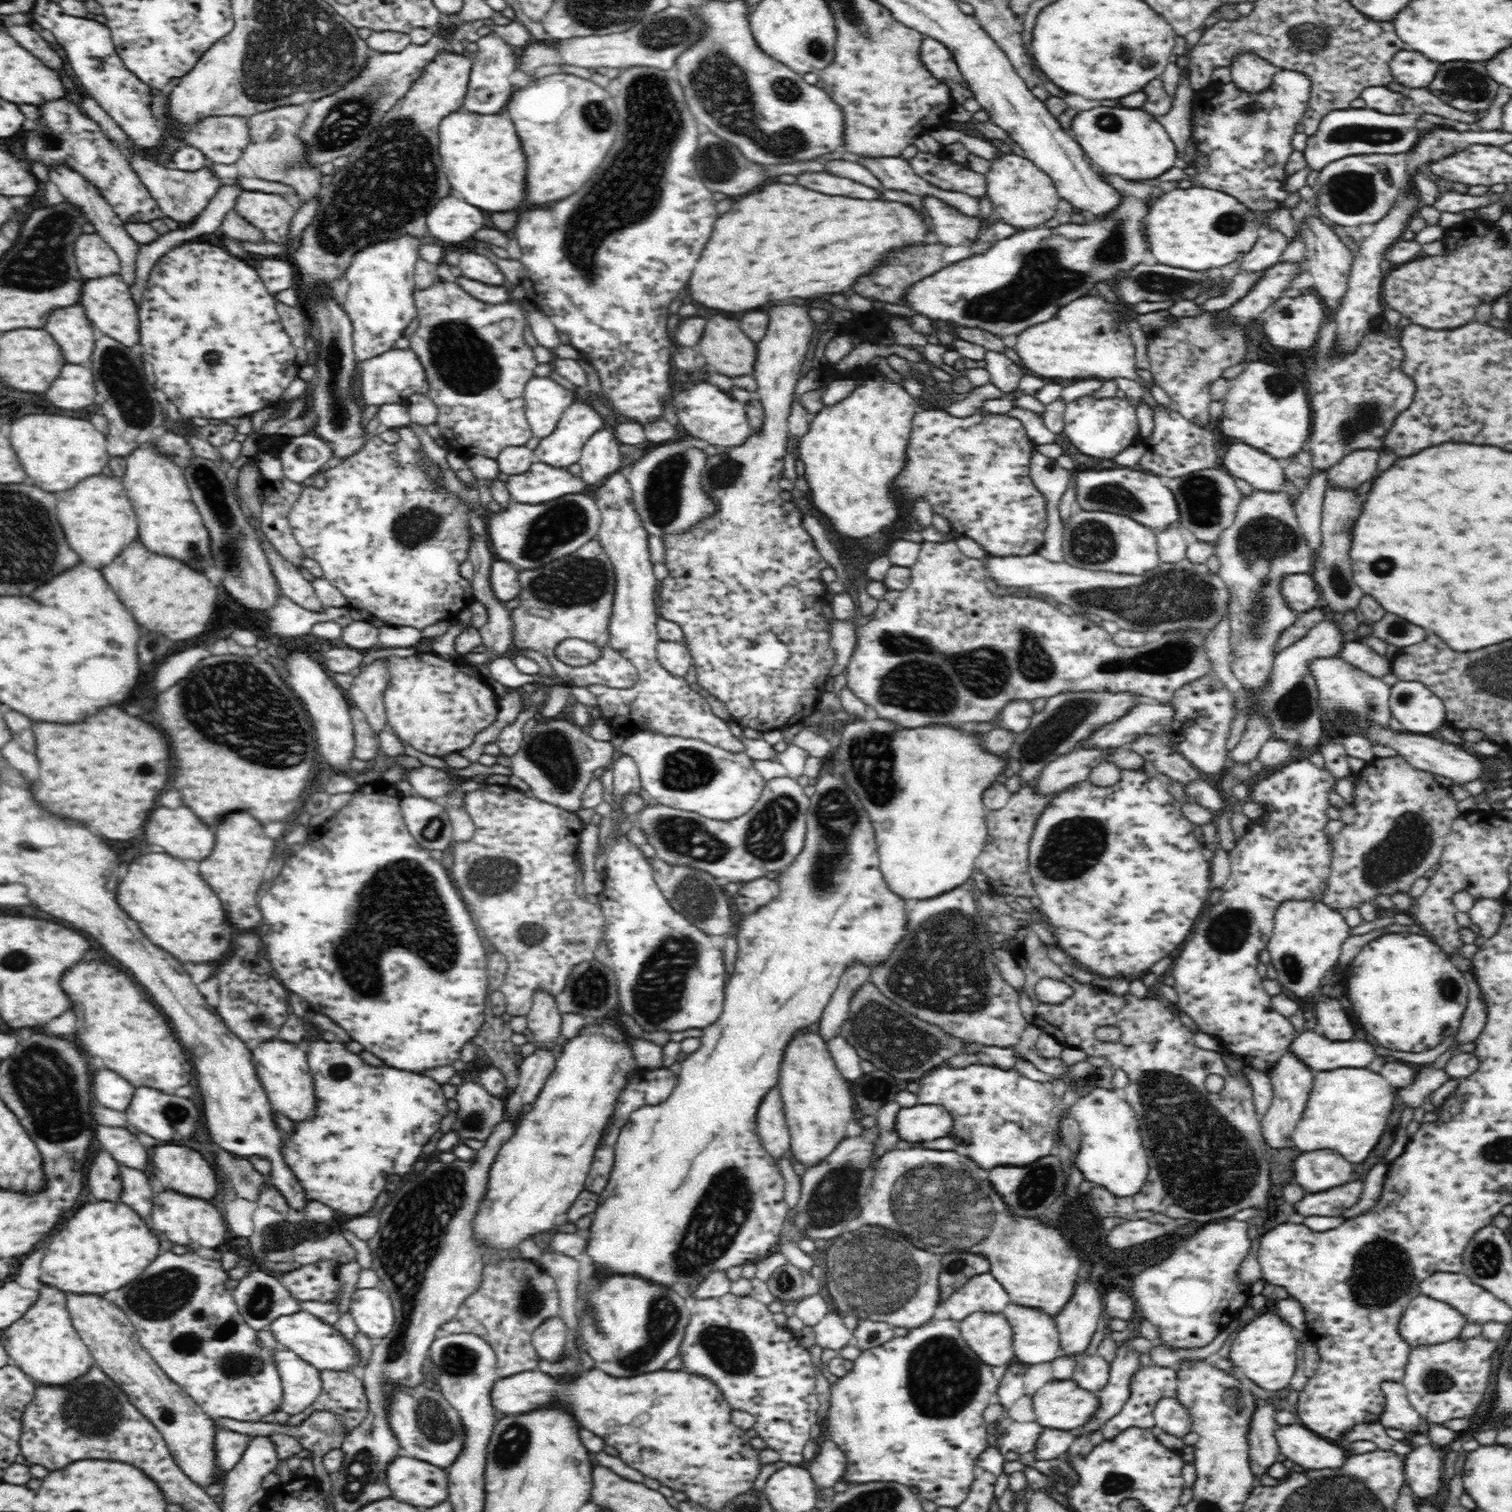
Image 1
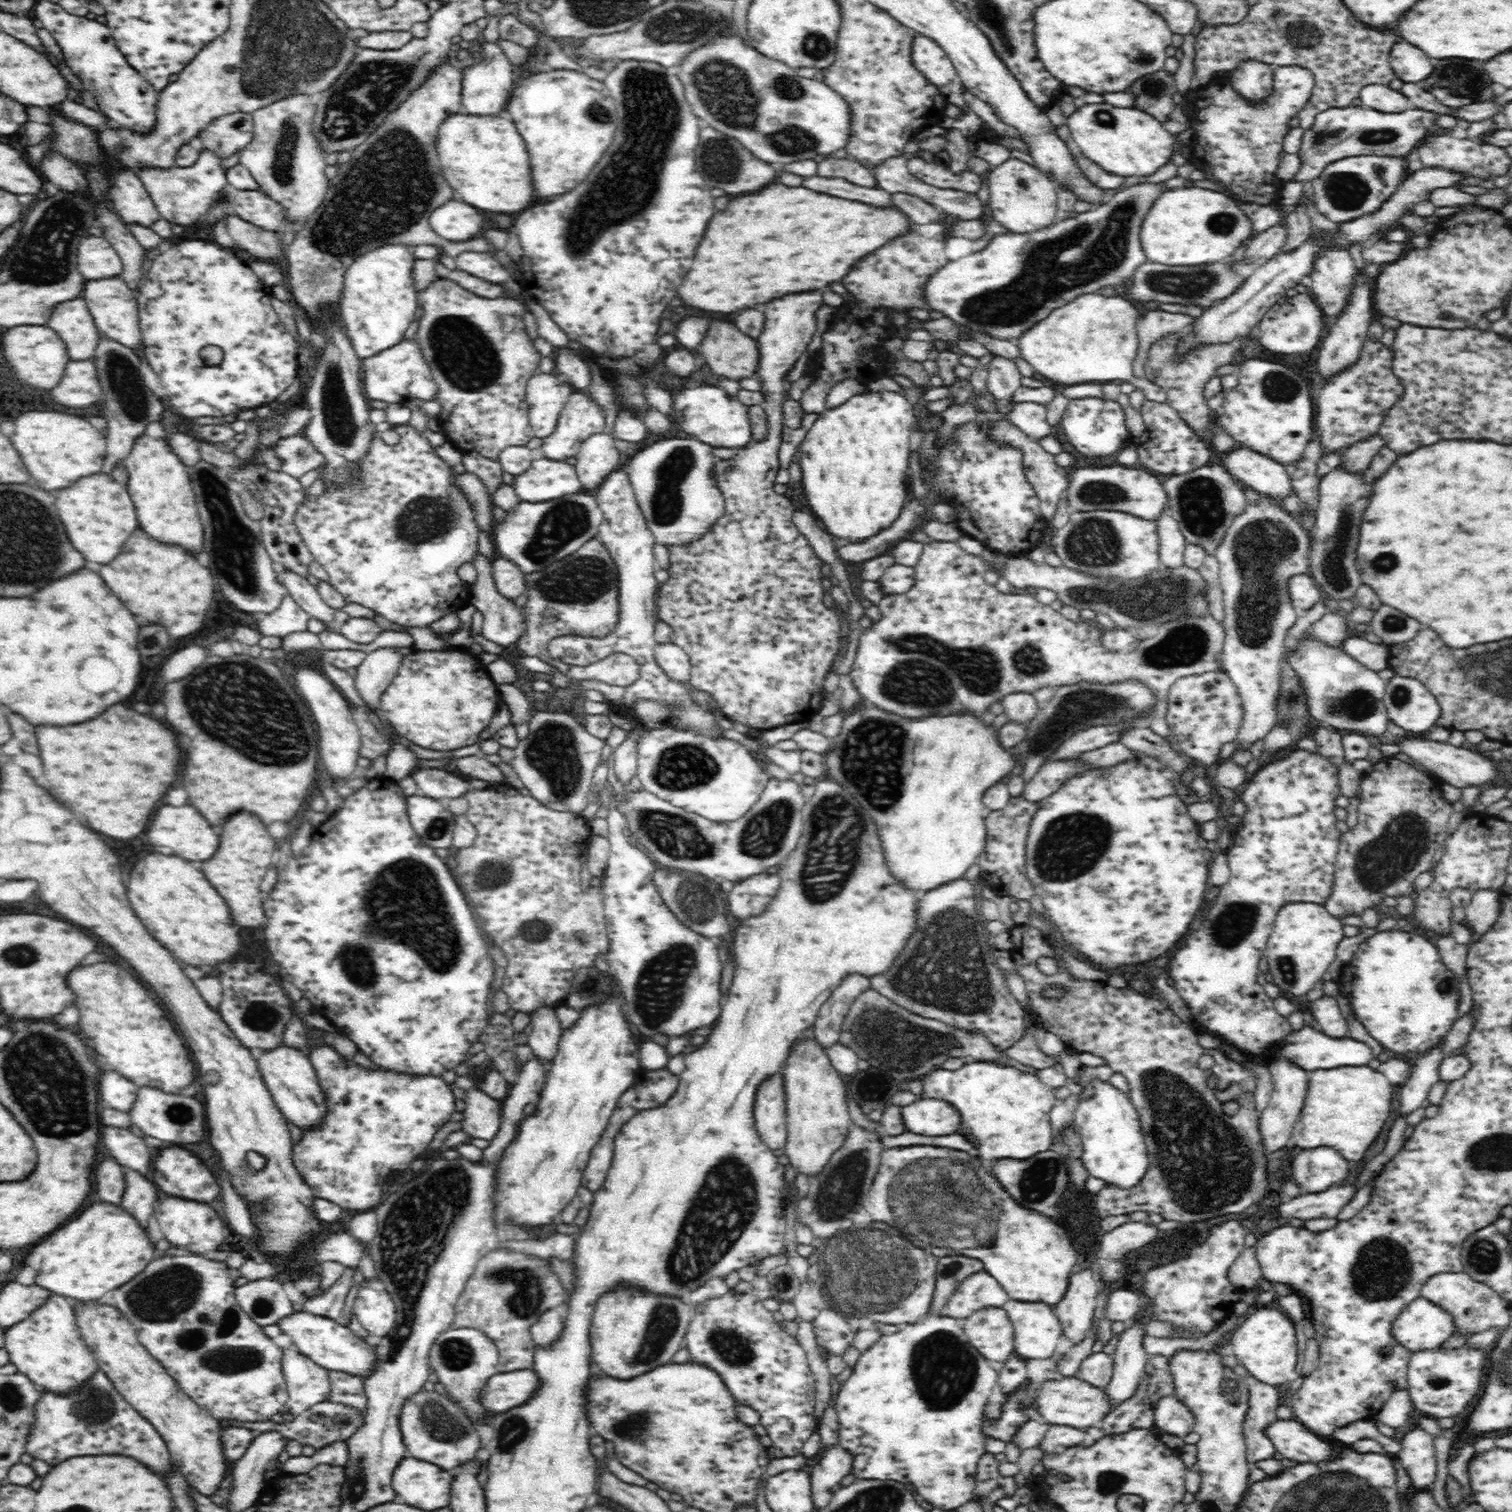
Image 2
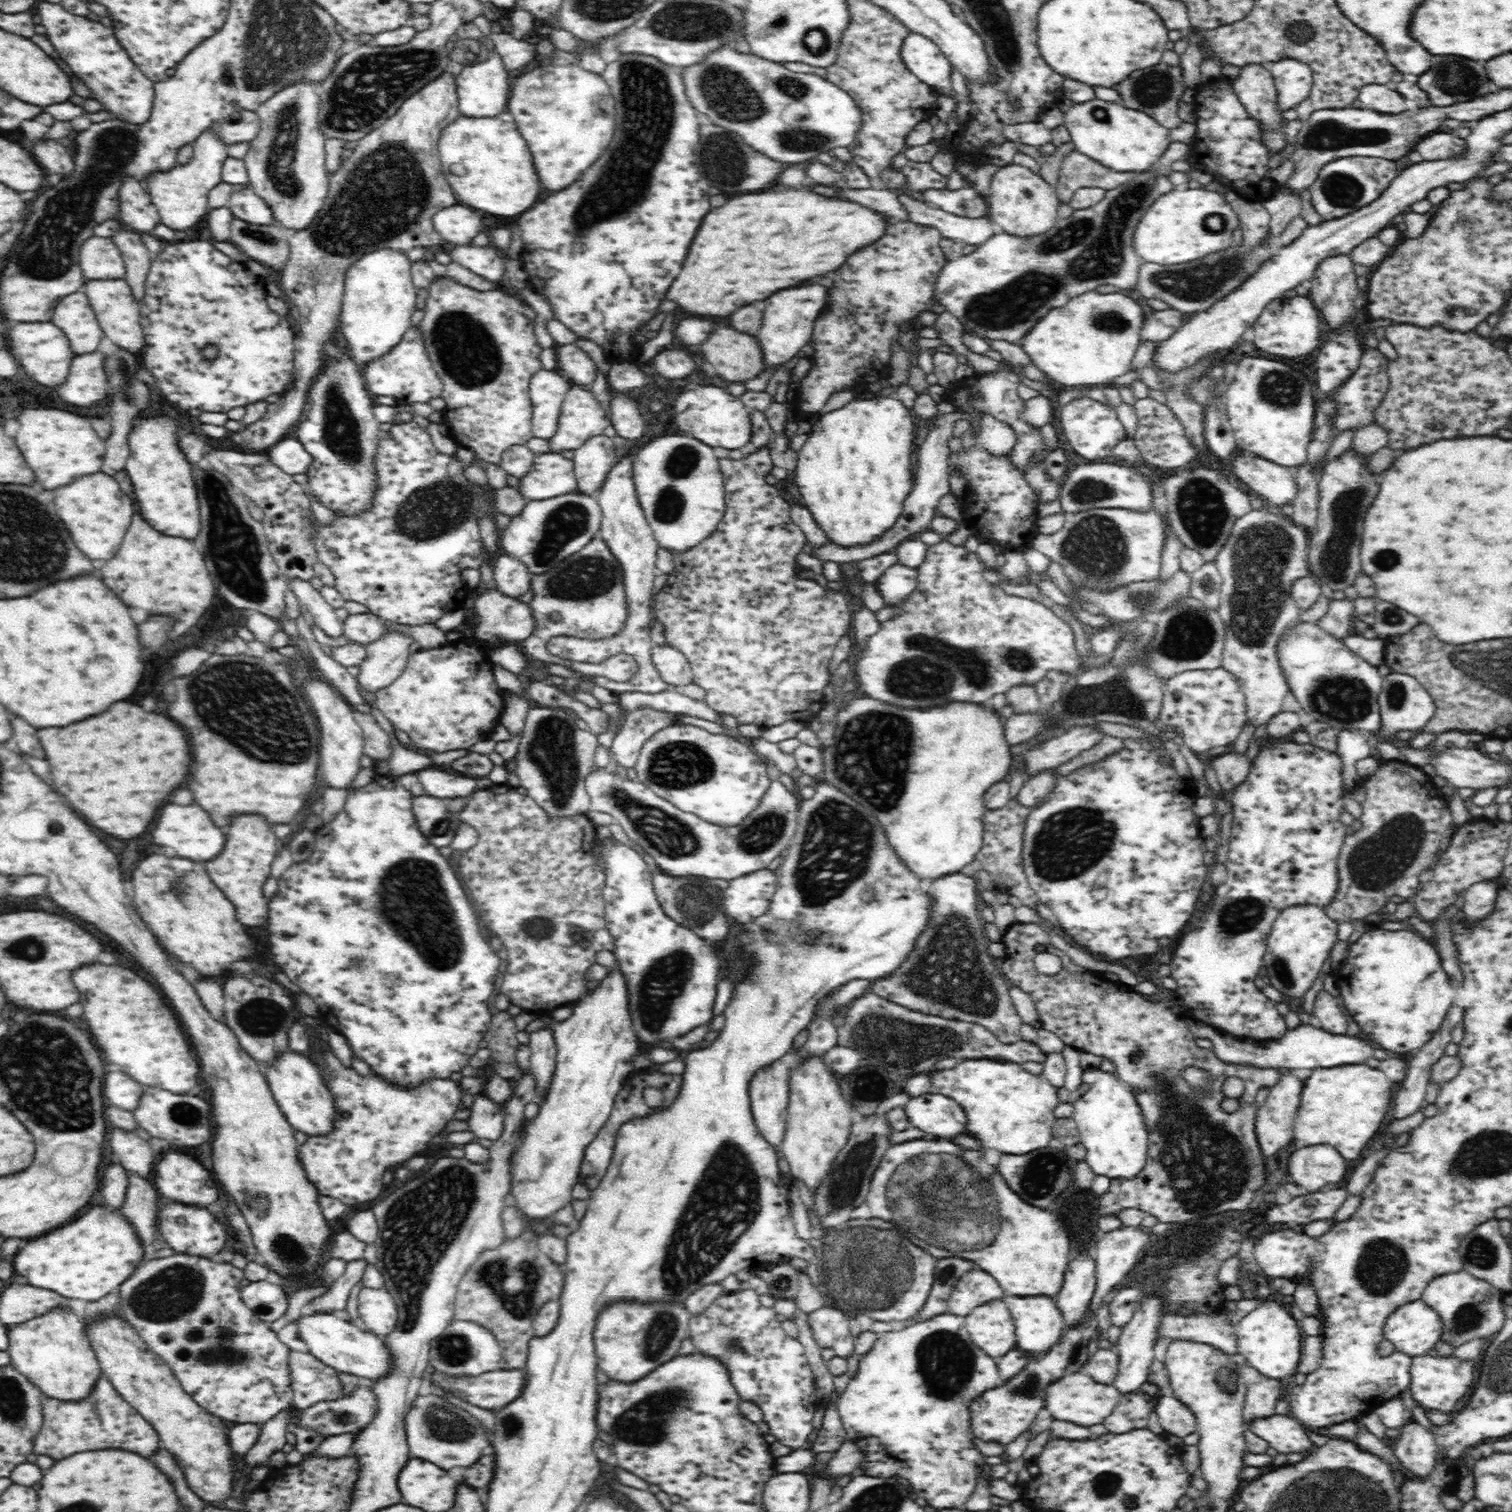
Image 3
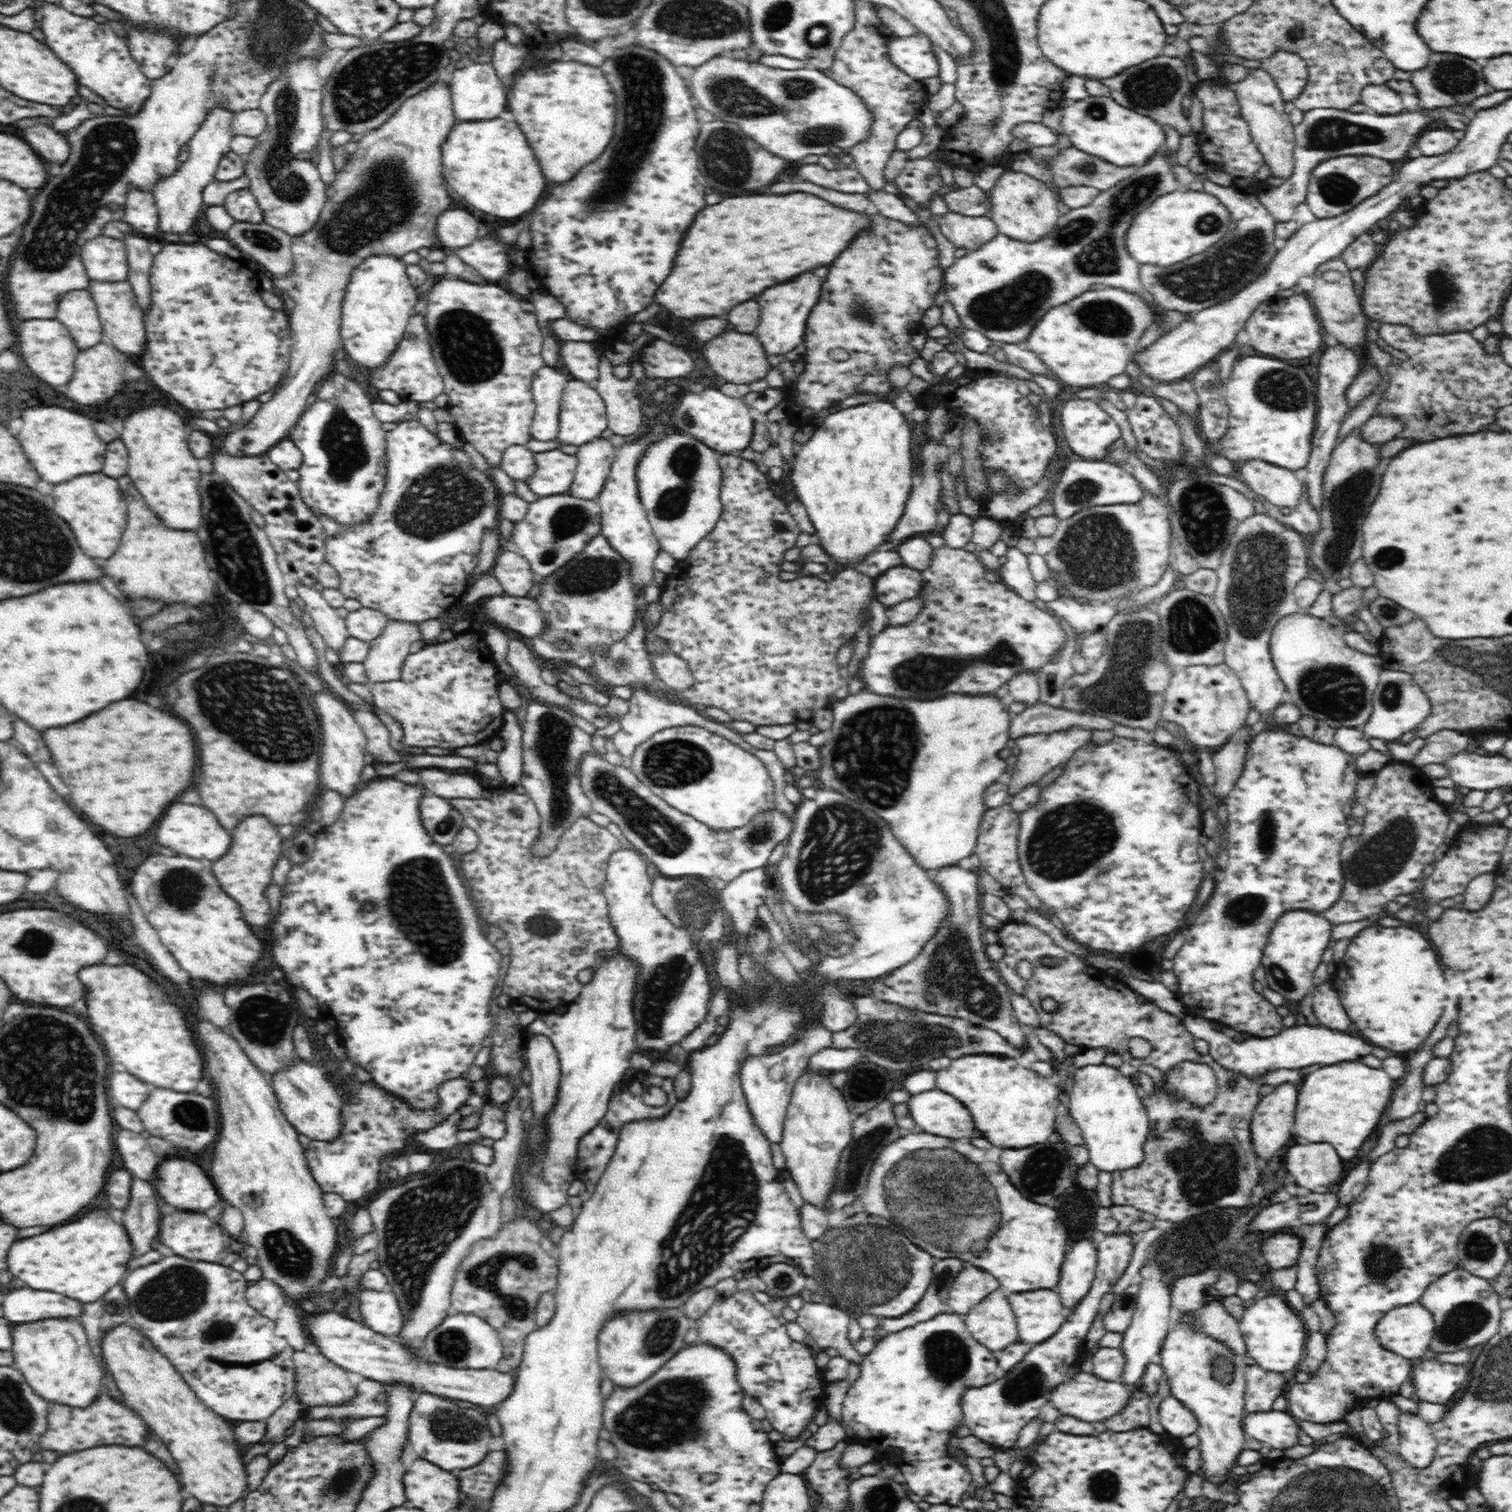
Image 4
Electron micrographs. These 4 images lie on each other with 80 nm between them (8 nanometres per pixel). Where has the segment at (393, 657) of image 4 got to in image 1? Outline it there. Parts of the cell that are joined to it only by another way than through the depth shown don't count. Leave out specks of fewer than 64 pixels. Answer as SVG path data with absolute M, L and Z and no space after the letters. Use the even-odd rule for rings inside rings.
M380 658L360 676L356 676L352 686L345 692L352 705L363 712L370 731L376 737L390 731L383 701L388 676L386 658Z

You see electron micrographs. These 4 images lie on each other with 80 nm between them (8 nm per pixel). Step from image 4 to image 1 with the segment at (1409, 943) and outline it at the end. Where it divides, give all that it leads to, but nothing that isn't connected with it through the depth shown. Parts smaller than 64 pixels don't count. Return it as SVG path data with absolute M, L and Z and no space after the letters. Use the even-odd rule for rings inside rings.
M1385 933L1374 938L1374 940L1370 940L1370 944L1365 944L1364 948L1360 950L1360 954L1354 958L1352 964L1354 966L1346 974L1348 998L1350 998L1352 1006L1354 1006L1354 1012L1358 1014L1358 1020L1366 1026L1366 1030L1374 1038L1378 1038L1378 1042L1382 1046L1398 1050L1398 1052L1426 1052L1426 1050L1436 1048L1444 1038L1448 1038L1448 1036L1454 1035L1454 1033L1460 1030L1460 1024L1462 1024L1462 1018L1464 1018L1464 1010L1468 1008L1468 984L1466 984L1466 978L1464 978L1462 971L1455 965L1453 958L1447 955L1432 938L1428 938L1425 935L1418 935L1418 933Z

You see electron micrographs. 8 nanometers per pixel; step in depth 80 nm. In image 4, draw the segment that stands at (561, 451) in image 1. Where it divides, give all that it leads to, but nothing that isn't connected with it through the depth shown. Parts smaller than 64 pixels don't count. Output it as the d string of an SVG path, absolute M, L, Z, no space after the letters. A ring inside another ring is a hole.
M569 380L561 403L559 431L555 441L561 446L582 446L606 430L608 430L608 419L604 400L595 389L588 386L588 383Z

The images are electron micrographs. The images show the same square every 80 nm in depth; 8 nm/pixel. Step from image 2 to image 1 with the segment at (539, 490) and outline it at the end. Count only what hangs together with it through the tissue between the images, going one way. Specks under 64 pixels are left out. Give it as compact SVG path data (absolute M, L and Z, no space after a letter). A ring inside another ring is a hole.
M536 462L528 472L510 475L505 482L512 502L522 504L545 503L565 494L580 493L585 482L566 468L554 468Z

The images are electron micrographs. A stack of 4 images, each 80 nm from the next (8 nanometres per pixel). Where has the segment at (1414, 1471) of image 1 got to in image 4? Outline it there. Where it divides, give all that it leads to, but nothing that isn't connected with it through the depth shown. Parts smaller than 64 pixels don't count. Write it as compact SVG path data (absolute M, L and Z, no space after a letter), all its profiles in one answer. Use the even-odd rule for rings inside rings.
M1404 1412L1398 1418L1400 1459L1410 1467L1423 1471L1434 1460L1437 1440L1433 1435L1432 1425L1426 1423L1418 1414Z

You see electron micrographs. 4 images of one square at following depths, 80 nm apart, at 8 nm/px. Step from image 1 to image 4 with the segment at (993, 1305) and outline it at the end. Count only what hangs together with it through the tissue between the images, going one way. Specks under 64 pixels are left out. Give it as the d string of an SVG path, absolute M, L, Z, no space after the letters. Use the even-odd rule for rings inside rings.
M969 1266L958 1274L949 1292L947 1305L950 1313L966 1315L988 1296L1002 1289L989 1272Z

